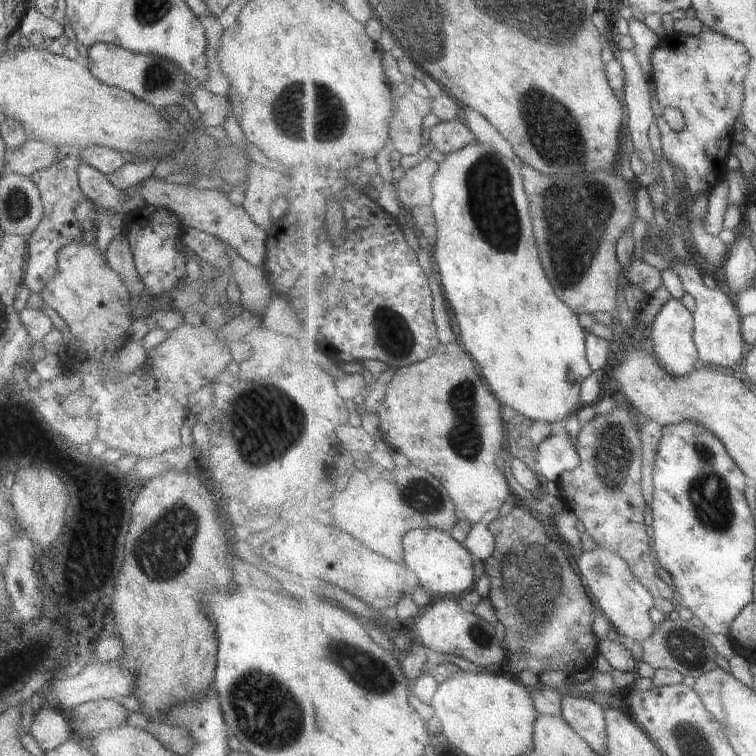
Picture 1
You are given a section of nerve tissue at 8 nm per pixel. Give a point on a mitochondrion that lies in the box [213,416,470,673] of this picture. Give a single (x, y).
(421, 496)

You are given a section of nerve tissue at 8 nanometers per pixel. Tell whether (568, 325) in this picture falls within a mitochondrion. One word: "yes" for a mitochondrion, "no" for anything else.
no

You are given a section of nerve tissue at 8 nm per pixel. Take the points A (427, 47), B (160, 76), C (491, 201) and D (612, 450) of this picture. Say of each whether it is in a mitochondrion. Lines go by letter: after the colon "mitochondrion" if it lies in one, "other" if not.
A: mitochondrion
B: mitochondrion
C: mitochondrion
D: mitochondrion

